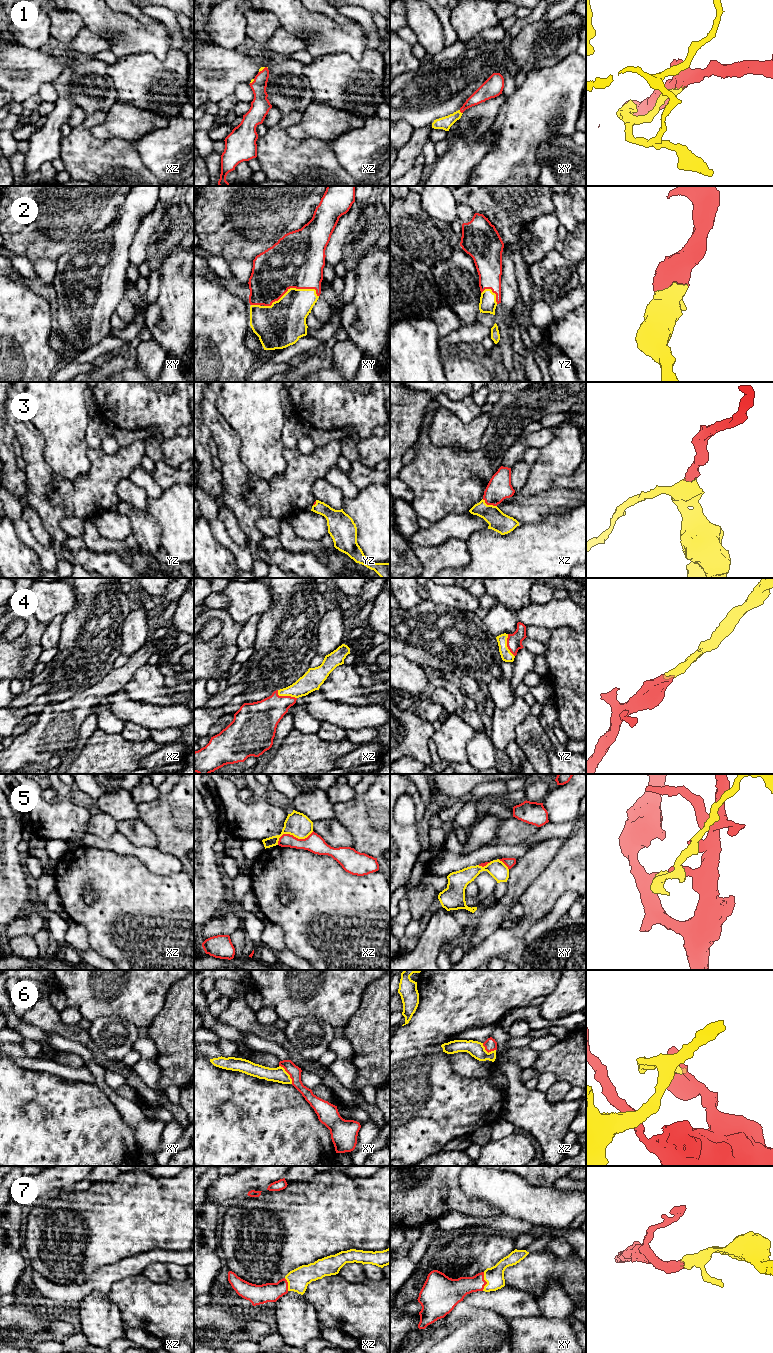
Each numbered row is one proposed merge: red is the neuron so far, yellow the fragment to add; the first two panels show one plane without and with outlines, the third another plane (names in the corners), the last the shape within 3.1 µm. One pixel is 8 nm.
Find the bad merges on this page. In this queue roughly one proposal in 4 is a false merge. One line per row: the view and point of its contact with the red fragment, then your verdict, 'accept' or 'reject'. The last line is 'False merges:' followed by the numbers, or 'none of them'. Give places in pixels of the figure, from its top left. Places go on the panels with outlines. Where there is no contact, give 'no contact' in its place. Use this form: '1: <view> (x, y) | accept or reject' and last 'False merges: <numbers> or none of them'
1: xy (461, 112) | accept
2: xy (292, 287) | accept
3: xz (489, 504) | accept
4: xz (285, 696) | accept
5: xz (293, 836) | reject
6: xy (288, 1073) | reject
7: xy (485, 1281) | accept
False merges: 5, 6

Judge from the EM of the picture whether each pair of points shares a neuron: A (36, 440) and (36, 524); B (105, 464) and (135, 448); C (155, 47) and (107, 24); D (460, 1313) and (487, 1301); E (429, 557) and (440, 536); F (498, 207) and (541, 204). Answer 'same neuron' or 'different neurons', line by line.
A: different neurons
B: same neuron
C: same neuron
D: different neurons
E: different neurons
F: same neuron

